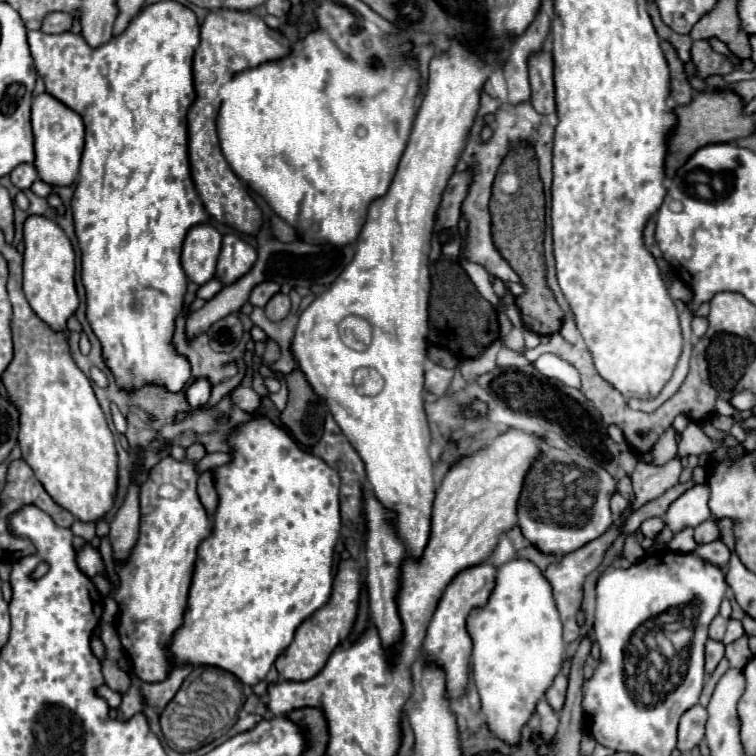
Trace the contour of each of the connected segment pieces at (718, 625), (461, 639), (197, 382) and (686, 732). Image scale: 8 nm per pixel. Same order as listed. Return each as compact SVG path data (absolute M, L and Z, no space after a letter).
M716 616L710 624L710 638L716 642L722 642L724 632L726 632L726 624L728 624L728 620L724 620L722 616Z
M486 560L482 564L464 568L458 572L452 582L446 586L436 612L432 614L432 620L428 624L428 634L424 640L426 658L436 662L446 672L446 686L448 686L448 698L458 698L464 694L466 682L468 682L468 660L472 652L472 638L466 628L466 618L474 608L486 606L492 590L496 584L496 566Z
M194 378L186 390L184 390L184 396L186 396L186 402L190 406L202 406L208 402L210 398L210 392L212 392L212 384L208 378Z
M700 704L692 706L690 710L682 714L680 726L678 726L678 750L680 752L690 752L702 742L706 720L708 720L708 712Z

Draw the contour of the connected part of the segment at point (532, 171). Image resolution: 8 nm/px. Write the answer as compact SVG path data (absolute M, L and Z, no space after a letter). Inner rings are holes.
M528 144L516 146L502 162L500 174L510 172L510 164L514 174L520 178L520 190L512 196L504 194L498 186L492 190L492 200L490 200L490 214L492 214L492 236L498 252L510 262L514 272L522 278L522 284L526 288L524 296L516 298L516 304L522 312L524 324L544 336L544 334L556 334L562 326L562 310L556 304L552 292L546 288L546 268L544 268L544 190L542 190L542 180L538 176L538 164L534 150Z

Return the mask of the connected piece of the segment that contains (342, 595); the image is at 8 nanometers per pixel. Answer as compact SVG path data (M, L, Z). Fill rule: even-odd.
M352 558L342 560L340 566L338 566L338 572L336 572L336 578L334 578L334 588L332 588L330 602L300 624L300 628L296 630L294 642L278 656L276 668L278 668L282 678L300 682L300 680L310 680L312 676L316 676L322 670L322 666L326 664L326 660L330 658L334 648L338 648L348 638L348 634L350 634L350 630L356 622L358 594L360 594L358 562L352 560Z

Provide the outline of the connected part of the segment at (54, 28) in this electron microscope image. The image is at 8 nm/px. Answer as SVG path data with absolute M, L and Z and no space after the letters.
M50 12L44 16L42 20L42 32L44 34L60 34L60 32L66 32L70 26L72 26L72 14L66 14L66 12Z

